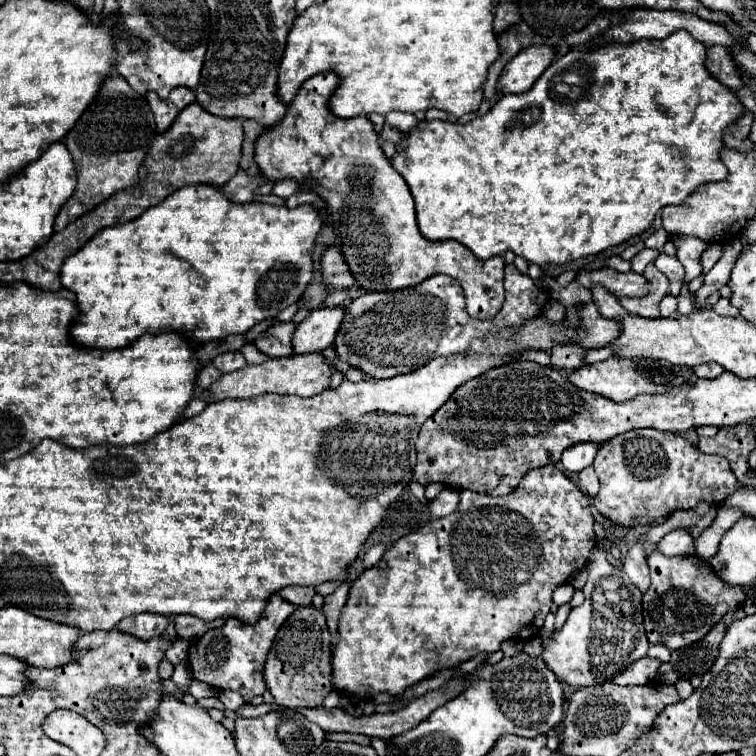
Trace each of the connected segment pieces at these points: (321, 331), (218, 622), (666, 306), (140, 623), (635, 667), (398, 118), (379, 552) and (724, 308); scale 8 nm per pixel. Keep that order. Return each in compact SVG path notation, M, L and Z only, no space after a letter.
M319 307L313 309L311 315L301 321L293 335L293 353L313 353L323 351L335 341L335 333L345 317L345 307Z
M177 615L175 619L175 629L177 635L183 639L197 639L201 637L207 629L215 629L221 627L225 623L225 619L215 619L215 621L203 621L195 615Z
M665 295L663 299L661 299L661 303L659 303L659 313L661 313L661 317L669 317L669 315L673 315L677 311L677 299L673 297L673 295Z
M143 613L143 615L133 615L133 617L123 619L117 627L119 627L119 631L131 633L135 637L151 639L151 637L161 635L165 631L167 623L169 623L169 617L165 617L165 615L159 615L159 613Z
M643 657L641 661L631 663L623 673L619 673L615 677L615 683L617 685L647 685L653 681L659 665L661 665L659 659Z
M391 111L389 115L385 116L385 123L387 123L387 125L391 125L391 127L397 127L401 133L407 133L407 131L415 129L419 121L414 114Z
M375 543L375 545L371 545L369 547L369 551L363 555L363 567L365 569L369 569L369 567L373 567L381 557L383 557L383 553L385 553L385 543Z
M721 297L721 299L713 305L713 311L719 313L719 315L727 315L727 317L737 317L737 315L739 315L739 309L735 309L735 307L731 305L731 301L725 299L725 297Z

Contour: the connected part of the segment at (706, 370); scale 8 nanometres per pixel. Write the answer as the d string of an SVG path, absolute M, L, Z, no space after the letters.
M703 363L703 365L697 365L693 367L693 373L701 379L715 379L723 373L725 369L719 365L719 363Z

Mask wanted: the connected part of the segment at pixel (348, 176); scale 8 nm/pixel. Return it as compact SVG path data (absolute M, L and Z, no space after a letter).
M327 71L323 75L315 75L307 79L295 99L289 103L287 113L279 125L273 125L273 129L265 129L255 143L255 161L261 169L261 173L271 181L281 179L297 179L301 185L317 195L321 195L327 201L327 207L331 209L331 219L335 225L335 231L345 233L345 239L341 239L341 247L353 245L353 255L345 255L351 273L355 275L357 285L361 285L365 291L395 291L405 289L411 285L421 283L423 279L445 273L457 279L465 291L467 299L467 311L475 319L491 319L497 315L497 311L503 305L503 257L495 255L491 259L479 259L473 257L473 253L463 247L461 243L449 239L449 241L429 241L421 235L417 217L415 217L415 203L407 189L407 183L403 177L391 167L389 159L383 155L379 147L379 137L373 129L371 137L371 121L363 115L341 119L331 113L329 109L329 97L339 87L341 79L337 73Z

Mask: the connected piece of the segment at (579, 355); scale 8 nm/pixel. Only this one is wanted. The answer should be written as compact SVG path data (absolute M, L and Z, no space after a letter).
M561 343L561 345L555 345L551 349L551 369L557 369L557 371L563 371L565 375L573 373L575 369L583 367L585 363L585 355L587 355L587 349L581 347L579 343Z

